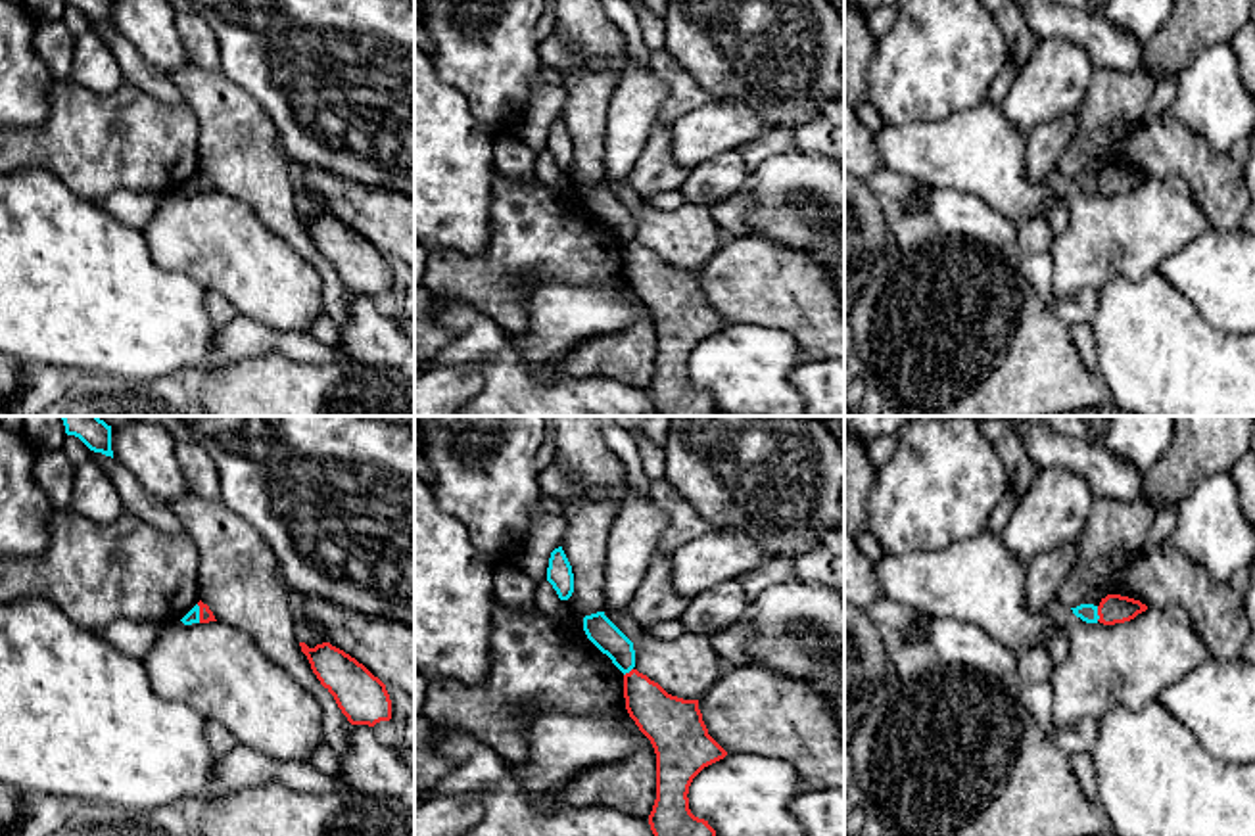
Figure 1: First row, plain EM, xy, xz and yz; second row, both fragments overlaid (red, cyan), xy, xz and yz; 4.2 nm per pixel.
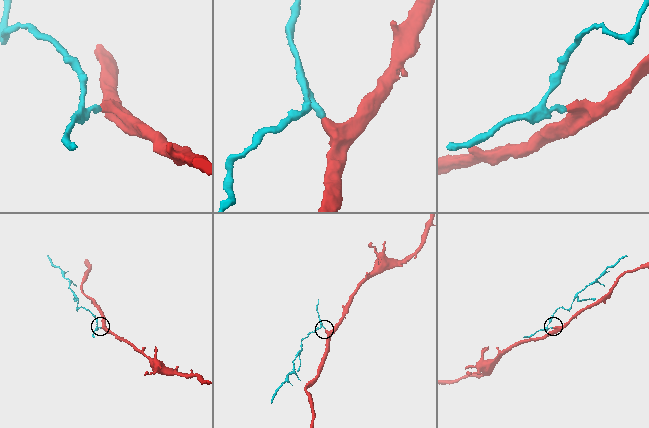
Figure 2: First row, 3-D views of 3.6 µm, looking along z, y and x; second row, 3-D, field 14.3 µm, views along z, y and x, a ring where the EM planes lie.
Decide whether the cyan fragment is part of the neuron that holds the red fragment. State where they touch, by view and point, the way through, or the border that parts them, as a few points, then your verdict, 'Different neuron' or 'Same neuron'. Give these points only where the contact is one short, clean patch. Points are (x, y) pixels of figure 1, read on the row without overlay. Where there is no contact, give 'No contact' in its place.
Touches red at xy (200, 185). Boundary: xy (196, 175), (200, 192). Different neuron

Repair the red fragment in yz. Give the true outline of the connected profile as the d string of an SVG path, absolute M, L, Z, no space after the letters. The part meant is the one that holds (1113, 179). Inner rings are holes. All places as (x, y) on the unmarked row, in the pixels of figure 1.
M1107 165L1101 169L1098 176L1100 194L1115 196L1134 190L1138 184L1146 182L1148 176L1140 171L1121 167L1121 165Z

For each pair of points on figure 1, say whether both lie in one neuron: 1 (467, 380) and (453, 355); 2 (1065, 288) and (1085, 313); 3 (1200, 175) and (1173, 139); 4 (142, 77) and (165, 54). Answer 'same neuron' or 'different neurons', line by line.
1: different neurons
2: different neurons
3: same neuron
4: different neurons

